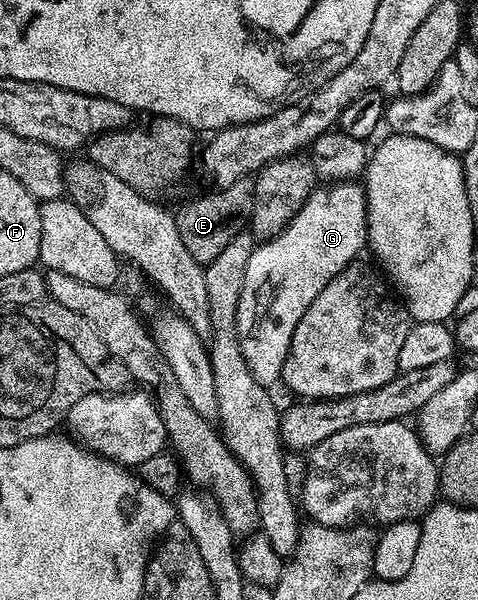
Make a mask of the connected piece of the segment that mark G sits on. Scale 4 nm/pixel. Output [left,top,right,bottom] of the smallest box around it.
[235,180,367,388]

